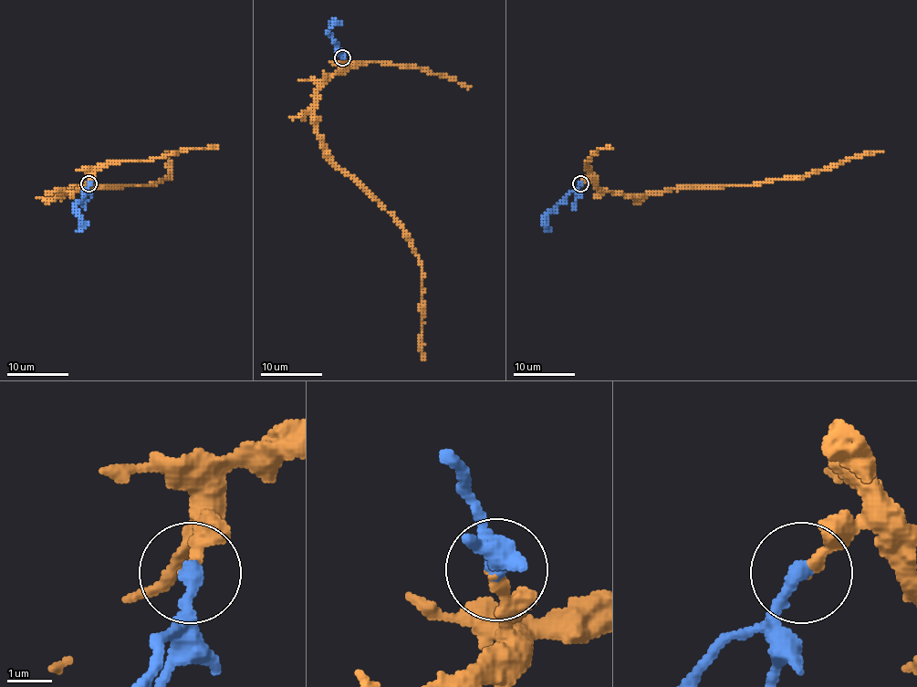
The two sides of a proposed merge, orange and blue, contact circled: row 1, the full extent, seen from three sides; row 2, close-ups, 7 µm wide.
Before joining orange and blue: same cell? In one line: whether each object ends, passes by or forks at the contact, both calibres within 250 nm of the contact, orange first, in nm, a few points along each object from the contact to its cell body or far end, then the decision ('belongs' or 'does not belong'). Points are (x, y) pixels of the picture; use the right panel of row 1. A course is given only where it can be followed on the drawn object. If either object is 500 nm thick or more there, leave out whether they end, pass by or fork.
orange ends | blue ends | 220/360 nm | orange via (581, 182), (588, 178), (613, 193), (650, 195), (759, 184), (802, 178), (882, 150) | blue via (581, 182), (546, 216), (550, 231) | belongs

